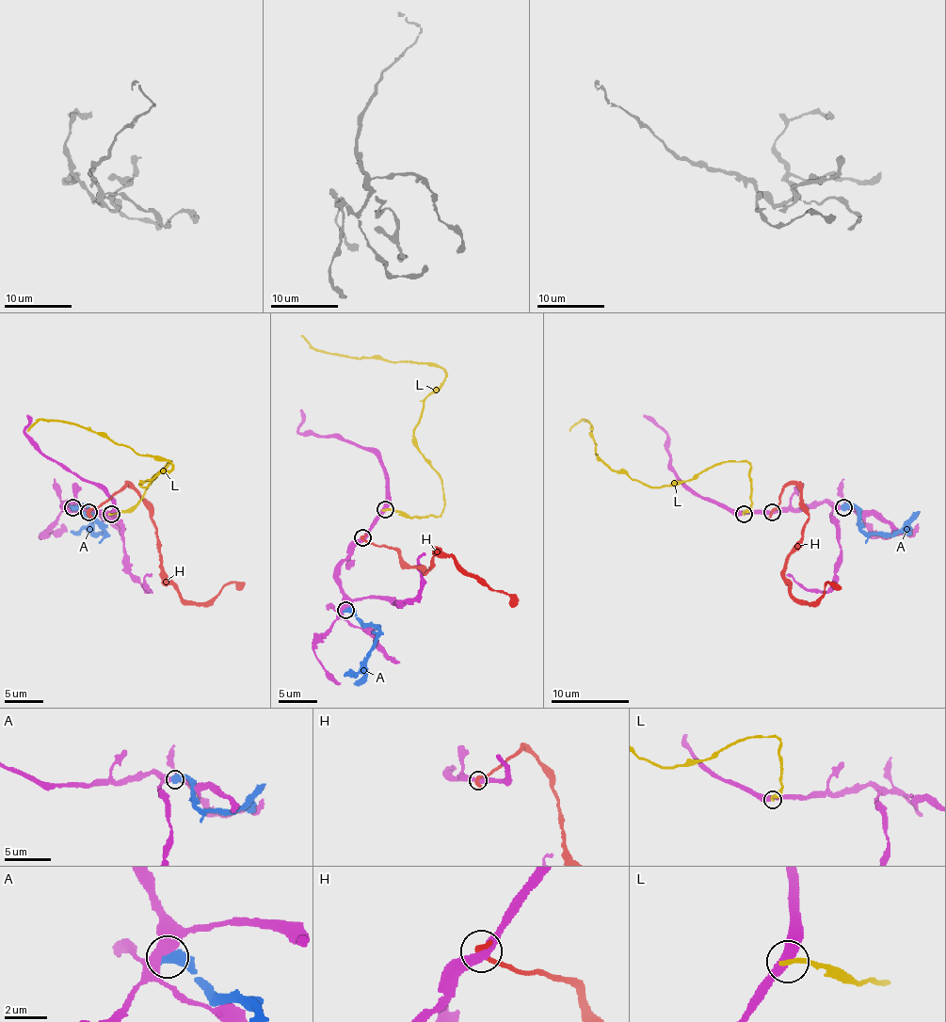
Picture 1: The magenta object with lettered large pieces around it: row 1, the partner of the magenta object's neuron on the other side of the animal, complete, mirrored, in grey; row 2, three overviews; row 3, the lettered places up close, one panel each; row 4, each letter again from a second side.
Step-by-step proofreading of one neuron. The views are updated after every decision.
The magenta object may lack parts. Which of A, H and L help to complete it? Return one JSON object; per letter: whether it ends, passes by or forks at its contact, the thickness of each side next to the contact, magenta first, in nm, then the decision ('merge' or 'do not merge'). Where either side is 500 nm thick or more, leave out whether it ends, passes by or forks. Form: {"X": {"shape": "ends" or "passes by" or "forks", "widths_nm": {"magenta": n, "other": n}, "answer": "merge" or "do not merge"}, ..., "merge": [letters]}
{"A": {"widths_nm": {"magenta": 480, "other": 600}, "answer": "do not merge"}, "H": {"shape": "ends", "widths_nm": {"magenta": 420, "other": 420}, "answer": "do not merge"}, "L": {"shape": "ends", "widths_nm": {"magenta": 440, "other": 280}, "answer": "do not merge"}, "merge": []}

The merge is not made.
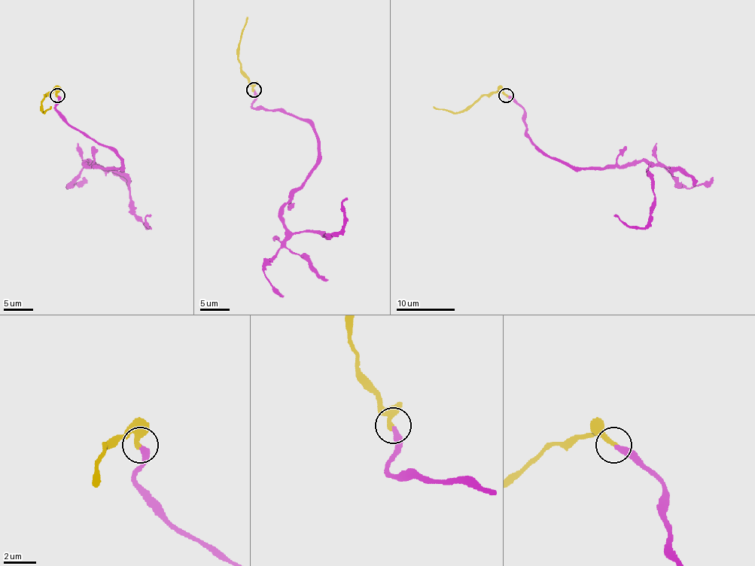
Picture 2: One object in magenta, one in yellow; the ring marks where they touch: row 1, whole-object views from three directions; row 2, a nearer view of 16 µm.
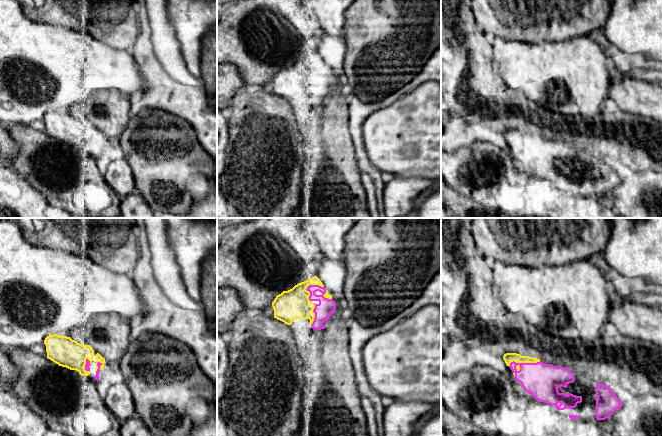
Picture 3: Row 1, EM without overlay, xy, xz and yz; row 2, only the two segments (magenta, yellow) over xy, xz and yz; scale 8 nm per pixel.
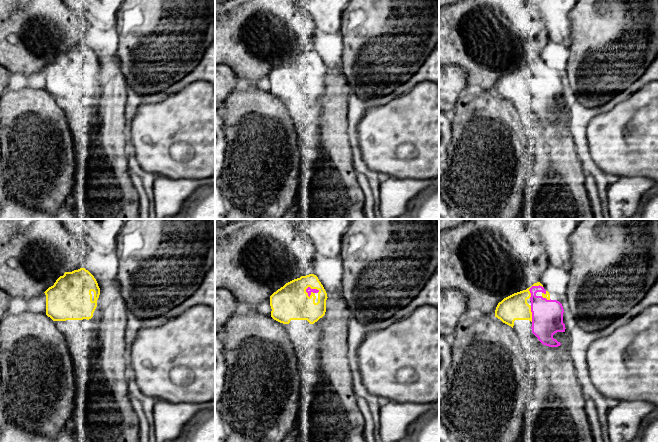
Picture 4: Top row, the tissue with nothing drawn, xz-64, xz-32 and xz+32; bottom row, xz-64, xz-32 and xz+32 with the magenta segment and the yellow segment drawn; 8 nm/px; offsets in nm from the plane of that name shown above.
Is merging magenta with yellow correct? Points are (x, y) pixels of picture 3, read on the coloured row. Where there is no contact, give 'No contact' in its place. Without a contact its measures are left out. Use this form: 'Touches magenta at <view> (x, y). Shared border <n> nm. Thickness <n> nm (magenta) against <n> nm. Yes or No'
Touches magenta at yz (523, 363). Shared border 260 nm. Thickness 280 nm (magenta) against 80 nm. Yes

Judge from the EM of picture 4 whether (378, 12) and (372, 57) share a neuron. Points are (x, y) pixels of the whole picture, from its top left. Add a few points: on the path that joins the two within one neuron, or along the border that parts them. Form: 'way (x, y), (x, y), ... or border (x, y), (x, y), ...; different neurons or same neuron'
way (378, 23), (378, 46); same neuron

